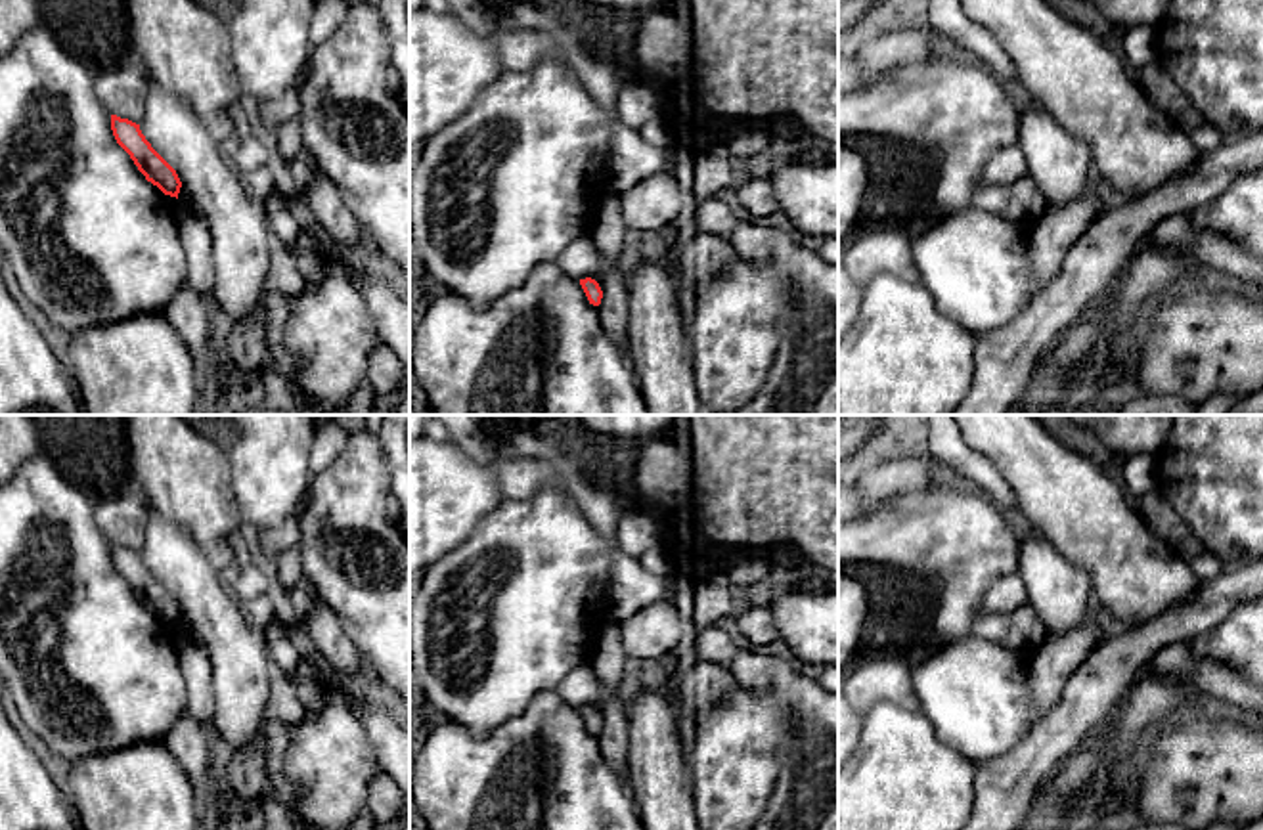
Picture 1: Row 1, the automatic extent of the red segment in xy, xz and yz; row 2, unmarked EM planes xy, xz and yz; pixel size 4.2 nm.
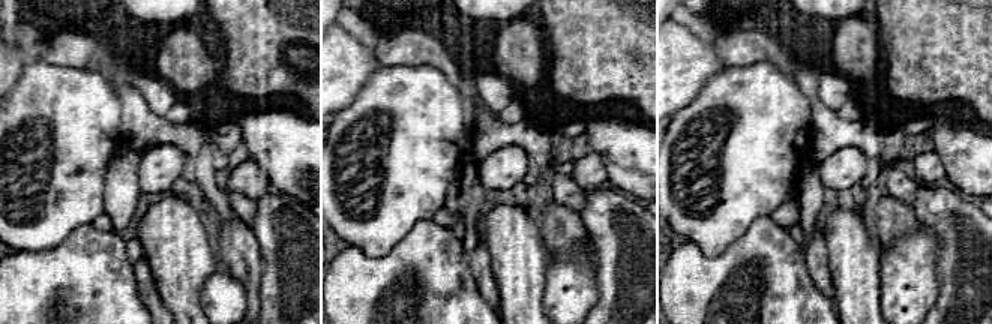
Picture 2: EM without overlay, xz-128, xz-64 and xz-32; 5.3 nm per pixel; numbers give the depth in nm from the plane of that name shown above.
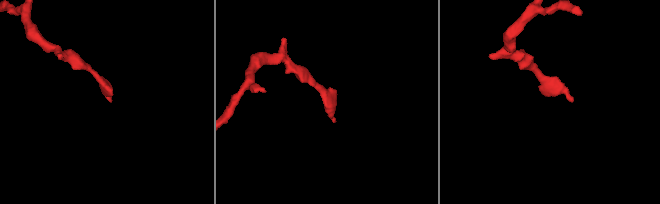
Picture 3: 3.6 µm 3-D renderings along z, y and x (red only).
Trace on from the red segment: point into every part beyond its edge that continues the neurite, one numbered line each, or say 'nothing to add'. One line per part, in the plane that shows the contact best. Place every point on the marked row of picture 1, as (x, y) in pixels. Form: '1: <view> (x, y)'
nothing to add

